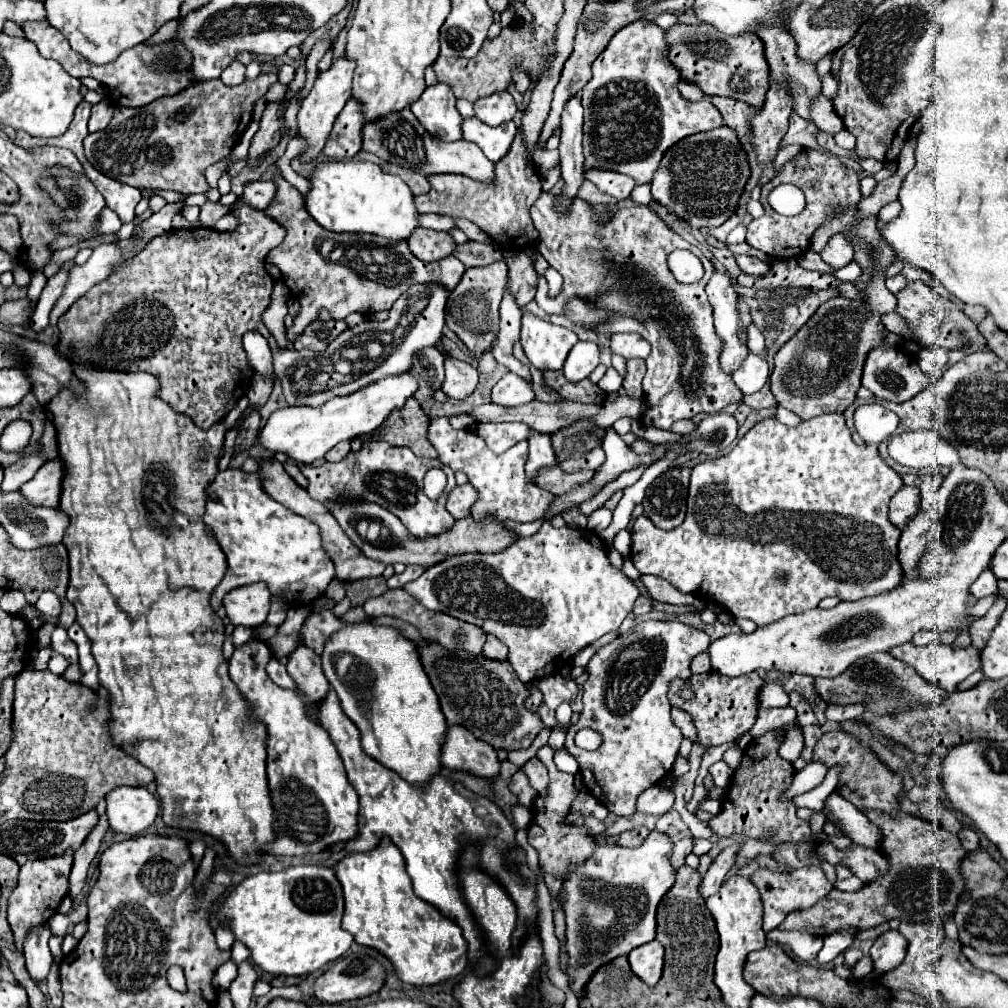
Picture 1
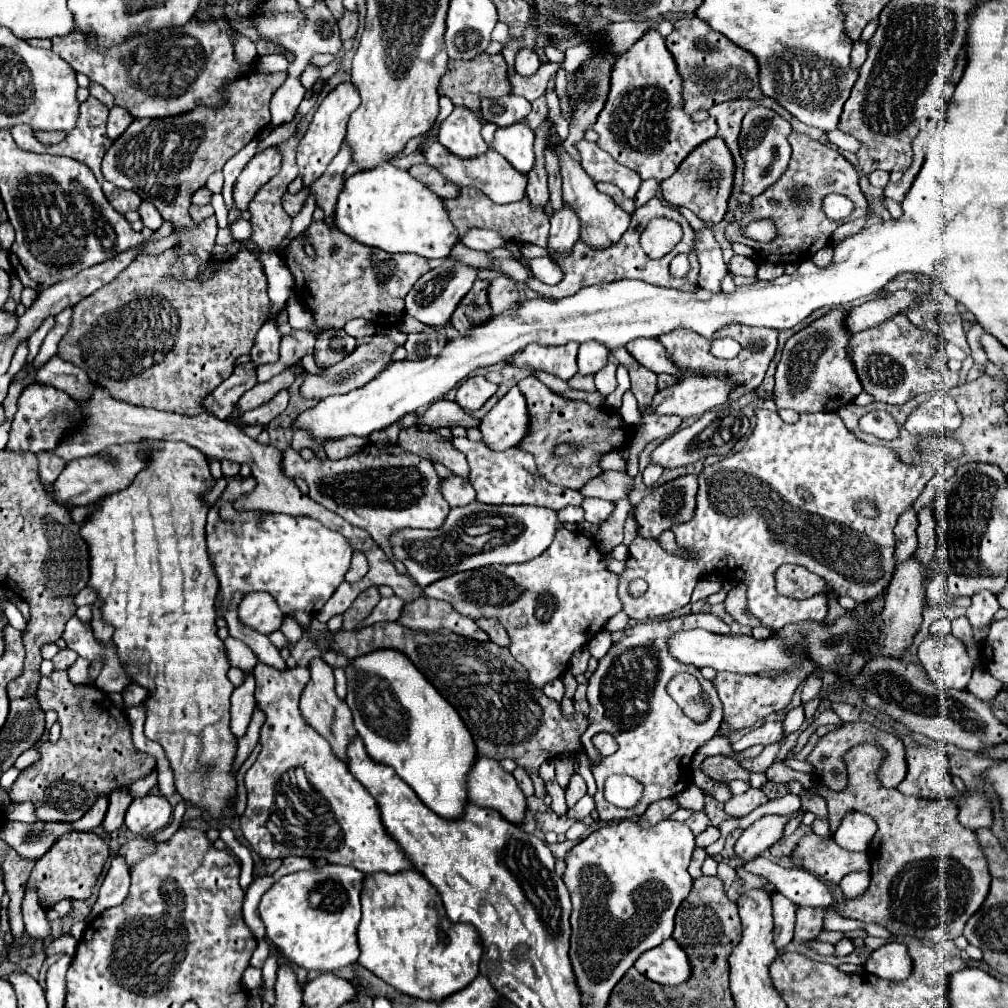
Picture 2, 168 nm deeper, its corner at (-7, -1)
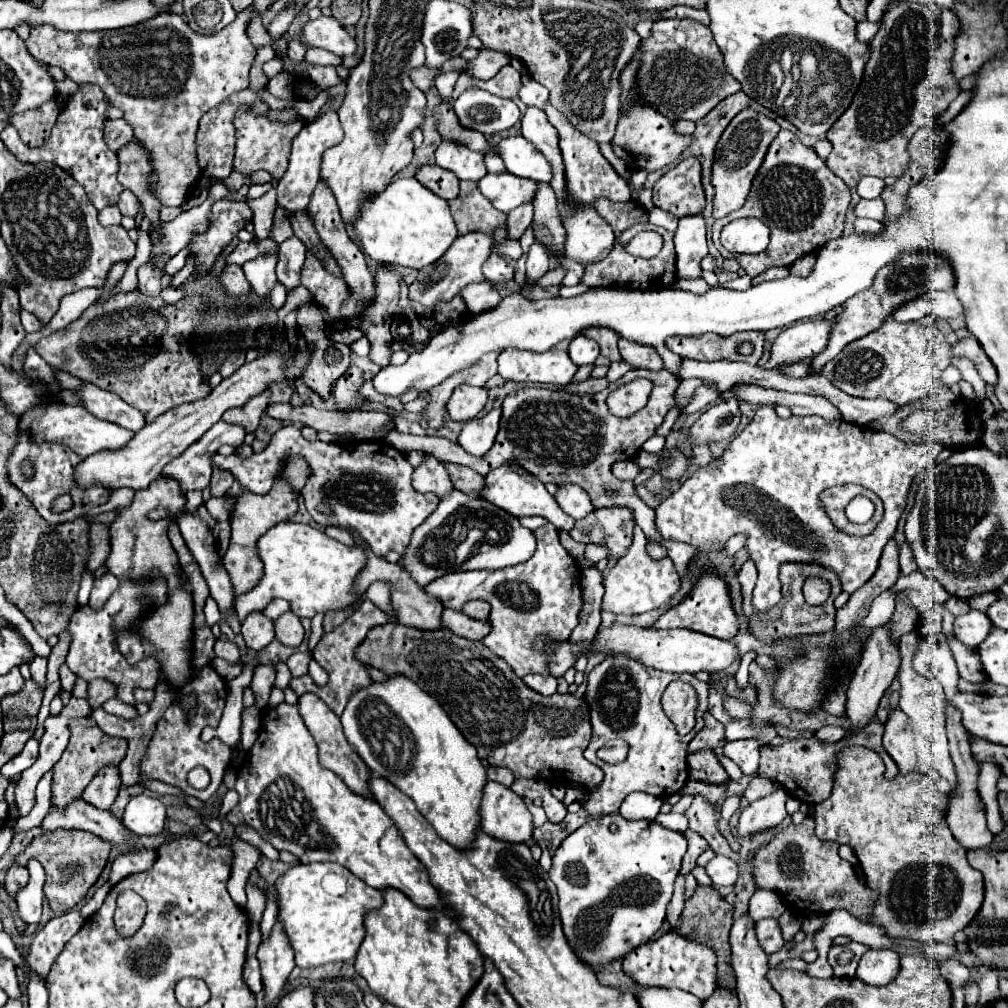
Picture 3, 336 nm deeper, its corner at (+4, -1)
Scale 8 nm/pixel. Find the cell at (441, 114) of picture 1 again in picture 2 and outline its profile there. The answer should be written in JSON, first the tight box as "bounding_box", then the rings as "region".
{"bounding_box":[437,107,489,159],"region":[[[455,107],[455,111],[437,129],[439,143],[461,159],[481,157],[489,149],[481,137],[481,121],[465,107]]]}

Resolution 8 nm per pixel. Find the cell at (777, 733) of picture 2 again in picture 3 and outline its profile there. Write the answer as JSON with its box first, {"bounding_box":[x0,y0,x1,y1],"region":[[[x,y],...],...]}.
{"bounding_box":[724,739,760,775],"region":[[[738,739],[738,741],[726,741],[724,755],[730,757],[744,775],[752,775],[758,771],[758,757],[760,757],[760,741],[758,739]]]}

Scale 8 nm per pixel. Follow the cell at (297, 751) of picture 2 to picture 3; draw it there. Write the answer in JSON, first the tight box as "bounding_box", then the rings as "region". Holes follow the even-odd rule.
{"bounding_box":[226,701,448,913],"region":[[[284,701],[264,709],[258,749],[252,745],[248,751],[242,773],[238,773],[236,791],[240,801],[226,815],[228,823],[256,829],[278,851],[298,855],[300,863],[336,861],[374,889],[394,887],[410,895],[420,907],[448,913],[436,889],[430,885],[424,867],[402,843],[402,837],[382,807],[374,799],[364,799],[350,791],[338,775],[320,767],[316,743],[296,705]],[[268,721],[274,721],[272,731],[264,731]]]}

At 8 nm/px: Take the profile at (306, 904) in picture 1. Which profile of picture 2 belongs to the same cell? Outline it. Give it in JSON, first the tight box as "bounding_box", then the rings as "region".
{"bounding_box":[259,865,365,971],"region":[[[323,865],[281,877],[263,895],[259,913],[269,941],[281,955],[307,971],[333,971],[359,957],[357,927],[361,921],[359,895],[365,875],[345,865]]]}

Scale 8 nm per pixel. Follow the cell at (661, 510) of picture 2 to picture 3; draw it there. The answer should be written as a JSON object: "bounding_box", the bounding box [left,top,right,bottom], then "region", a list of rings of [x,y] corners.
{"bounding_box":[570,507,636,559],"region":[[[628,507],[596,509],[586,519],[576,521],[570,535],[580,543],[606,545],[610,549],[610,557],[618,559],[632,543],[634,525],[636,521]]]}

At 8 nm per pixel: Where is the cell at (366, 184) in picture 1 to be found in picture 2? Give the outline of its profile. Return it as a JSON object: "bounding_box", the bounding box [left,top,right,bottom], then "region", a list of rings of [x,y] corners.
{"bounding_box":[335,163,459,259],"region":[[[391,163],[355,173],[345,181],[345,189],[337,199],[335,225],[367,247],[377,247],[387,253],[415,253],[425,259],[447,257],[459,241],[443,199]]]}

